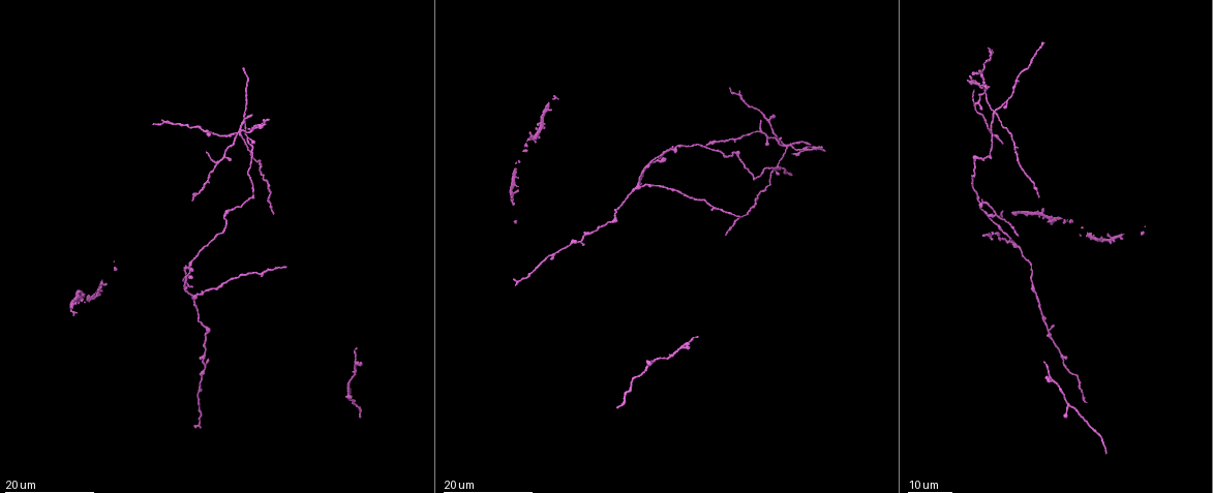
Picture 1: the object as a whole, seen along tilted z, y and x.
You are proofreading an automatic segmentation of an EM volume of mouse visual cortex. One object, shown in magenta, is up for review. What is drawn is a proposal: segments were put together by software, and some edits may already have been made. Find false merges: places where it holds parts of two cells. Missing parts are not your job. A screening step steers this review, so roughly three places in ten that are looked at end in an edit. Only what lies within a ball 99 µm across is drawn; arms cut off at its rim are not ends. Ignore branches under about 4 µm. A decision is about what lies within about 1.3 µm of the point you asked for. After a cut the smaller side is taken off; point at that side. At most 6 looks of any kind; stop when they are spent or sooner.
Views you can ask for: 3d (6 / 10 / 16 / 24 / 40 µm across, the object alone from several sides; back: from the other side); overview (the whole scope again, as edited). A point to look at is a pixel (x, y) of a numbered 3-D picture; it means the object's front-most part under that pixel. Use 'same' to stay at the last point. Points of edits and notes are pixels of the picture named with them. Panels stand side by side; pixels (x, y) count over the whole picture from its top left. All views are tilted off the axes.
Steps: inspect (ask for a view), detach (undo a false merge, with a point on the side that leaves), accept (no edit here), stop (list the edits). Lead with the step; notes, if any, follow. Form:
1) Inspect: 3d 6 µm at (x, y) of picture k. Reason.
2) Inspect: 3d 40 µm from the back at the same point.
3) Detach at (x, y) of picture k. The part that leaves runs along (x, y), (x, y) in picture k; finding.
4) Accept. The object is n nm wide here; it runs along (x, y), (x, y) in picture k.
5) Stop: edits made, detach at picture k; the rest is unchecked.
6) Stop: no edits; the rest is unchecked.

Inspect: 3d 16 µm at (636, 184) of picture 1. Side arm on a straight run.

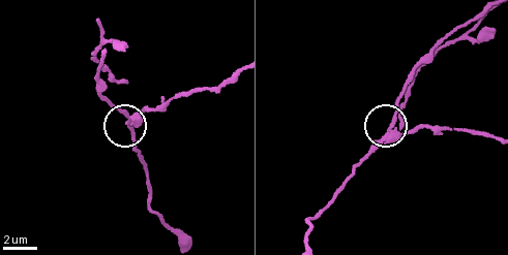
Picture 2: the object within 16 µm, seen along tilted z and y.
Inspect: 3d 10 µm at (126, 115) of picture 2.

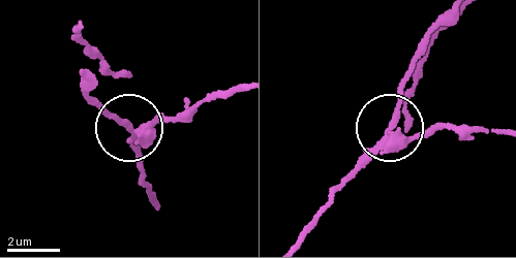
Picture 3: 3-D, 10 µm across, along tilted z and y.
Inspect: 3d 6 µm at (131, 128) of picture 3.

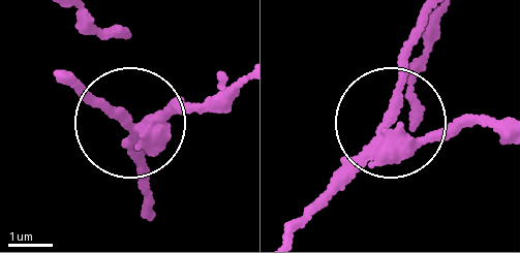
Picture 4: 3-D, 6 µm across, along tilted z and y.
Detach at (450, 133) of picture 4. The object is 320 nm wide here; the part that leaves runs along (387, 151), (453, 122), (498, 123) in picture 4; a second cell is stuck on.

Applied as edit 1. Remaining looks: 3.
Inspect: overview.

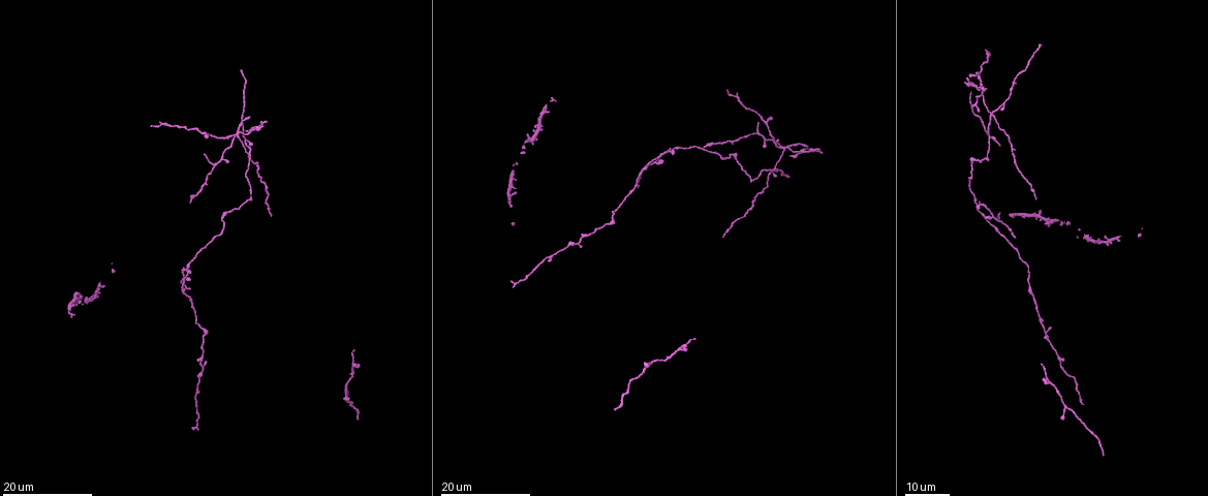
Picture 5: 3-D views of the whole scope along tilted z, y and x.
Inspect: 3d 16 µm at (992, 111) of picture 5. Four-way junction.

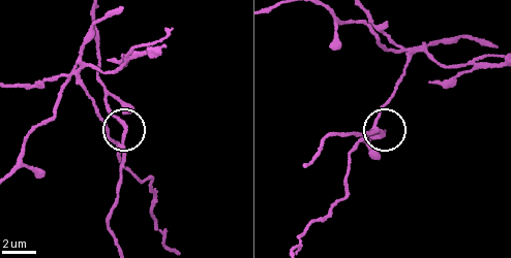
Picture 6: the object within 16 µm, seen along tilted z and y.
Inspect: 3d 10 µm at (122, 137) of picture 6. Closer look.

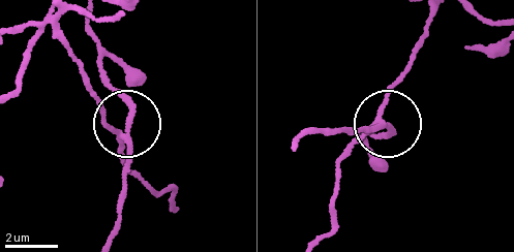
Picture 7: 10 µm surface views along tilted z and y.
Detach at (119, 157) of picture 7. The object is 190 nm wide here; the part that leaves runs along (119, 132), (58, 32), (44, 30), (14, 85) in picture 7; a second cell is stuck on.

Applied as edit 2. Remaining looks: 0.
Stop: edits made, detach at picture 4, detach at picture 7; the rest is unchecked.

